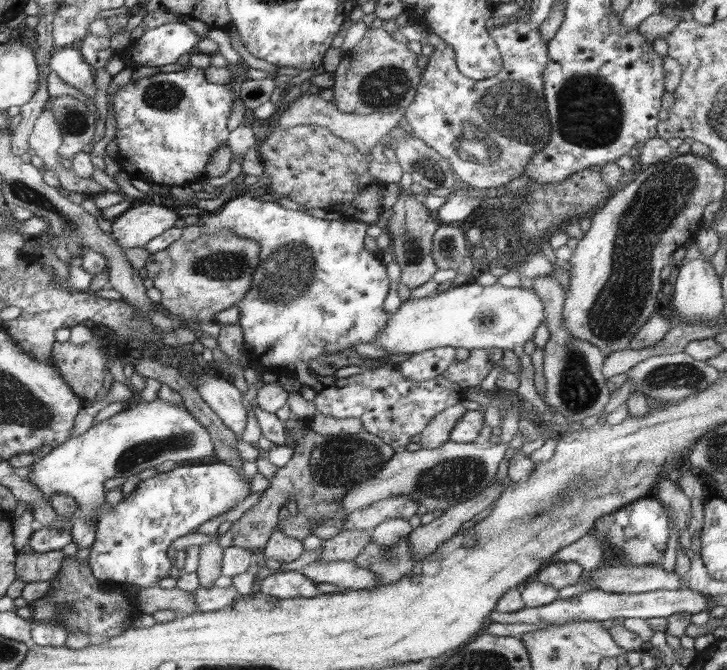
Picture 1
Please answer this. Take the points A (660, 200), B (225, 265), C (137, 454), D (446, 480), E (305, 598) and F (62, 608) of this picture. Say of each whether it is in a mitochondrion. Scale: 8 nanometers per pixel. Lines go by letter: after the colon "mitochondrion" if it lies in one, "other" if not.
A: mitochondrion
B: mitochondrion
C: mitochondrion
D: mitochondrion
E: other
F: mitochondrion

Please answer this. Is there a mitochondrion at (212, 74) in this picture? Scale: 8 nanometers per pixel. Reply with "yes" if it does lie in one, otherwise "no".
no

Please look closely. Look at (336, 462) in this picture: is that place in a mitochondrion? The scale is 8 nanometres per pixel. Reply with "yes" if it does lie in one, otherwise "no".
yes

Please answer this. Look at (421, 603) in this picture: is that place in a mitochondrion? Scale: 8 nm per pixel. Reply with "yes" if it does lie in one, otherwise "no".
no

